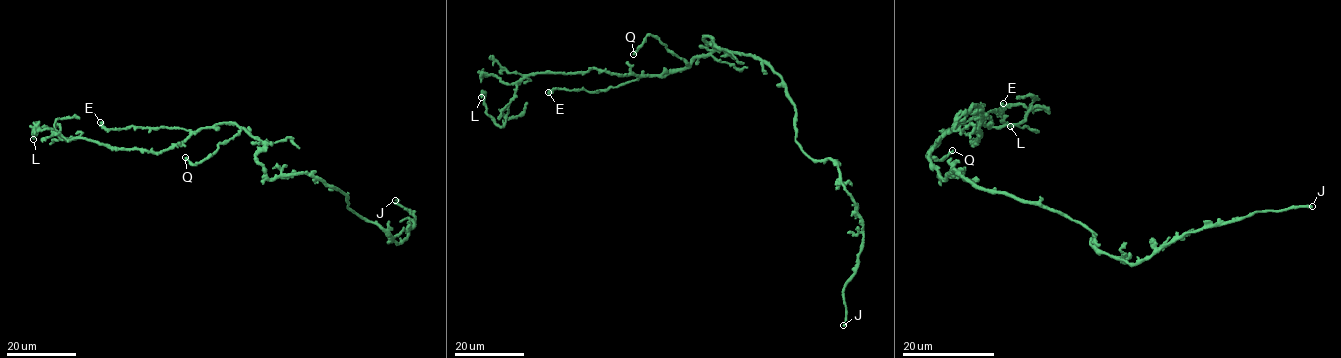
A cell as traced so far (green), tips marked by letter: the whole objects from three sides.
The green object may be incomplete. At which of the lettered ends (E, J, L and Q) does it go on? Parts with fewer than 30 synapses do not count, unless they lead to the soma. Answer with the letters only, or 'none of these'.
J

